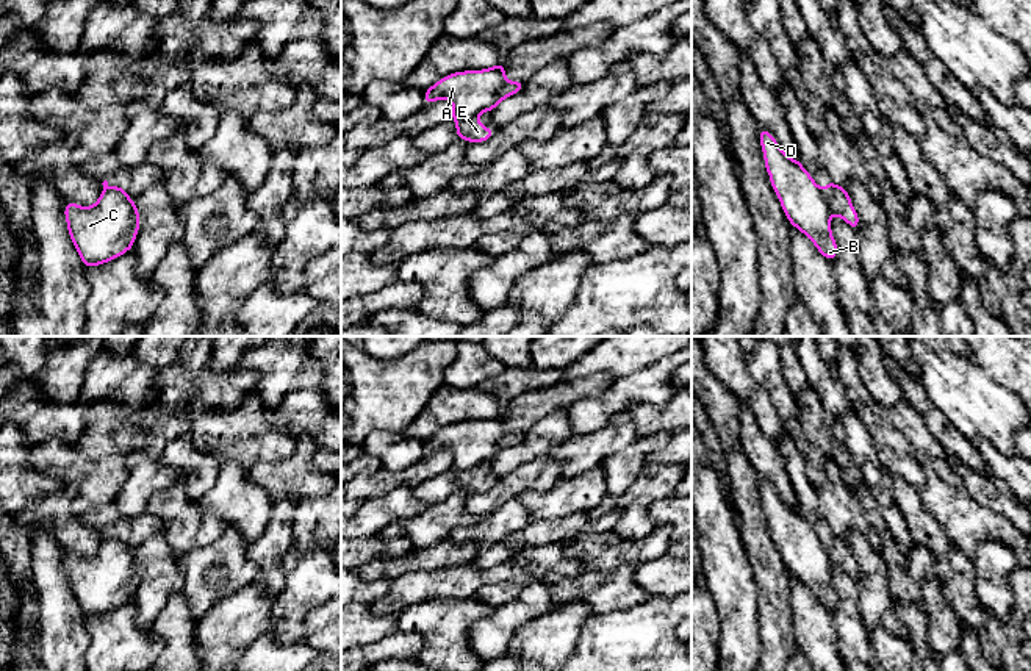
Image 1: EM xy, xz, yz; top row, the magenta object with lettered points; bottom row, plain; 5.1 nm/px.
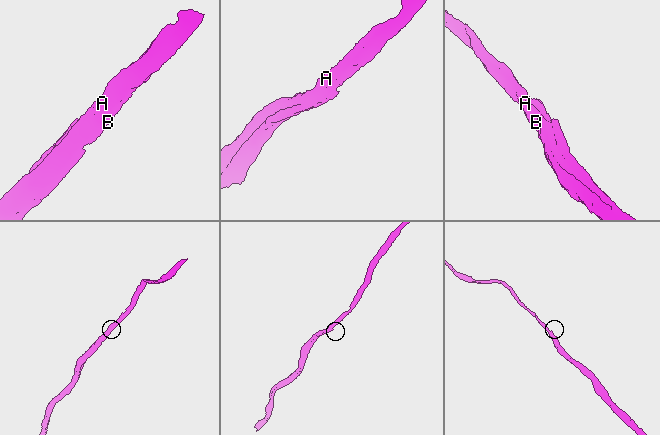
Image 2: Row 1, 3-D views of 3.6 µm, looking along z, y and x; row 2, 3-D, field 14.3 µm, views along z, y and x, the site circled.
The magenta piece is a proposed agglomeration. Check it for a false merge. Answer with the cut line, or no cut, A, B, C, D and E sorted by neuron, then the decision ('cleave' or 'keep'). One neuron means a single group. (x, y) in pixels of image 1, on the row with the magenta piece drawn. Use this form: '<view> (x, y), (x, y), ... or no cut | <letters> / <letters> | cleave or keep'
yz (819, 188), (833, 213) | A B C D / E | cleave

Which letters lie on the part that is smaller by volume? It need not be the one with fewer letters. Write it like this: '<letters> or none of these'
E

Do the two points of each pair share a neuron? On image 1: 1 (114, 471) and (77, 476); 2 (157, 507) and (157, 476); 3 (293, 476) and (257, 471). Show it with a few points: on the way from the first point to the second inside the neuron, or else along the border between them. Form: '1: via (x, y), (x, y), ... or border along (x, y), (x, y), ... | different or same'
1: via (105, 474), (86, 476) | same
2: border along (180, 476), (169, 487), (158, 490), (143, 512) | different
3: via (283, 476), (266, 476) | same

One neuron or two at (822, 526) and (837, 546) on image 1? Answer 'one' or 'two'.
one

